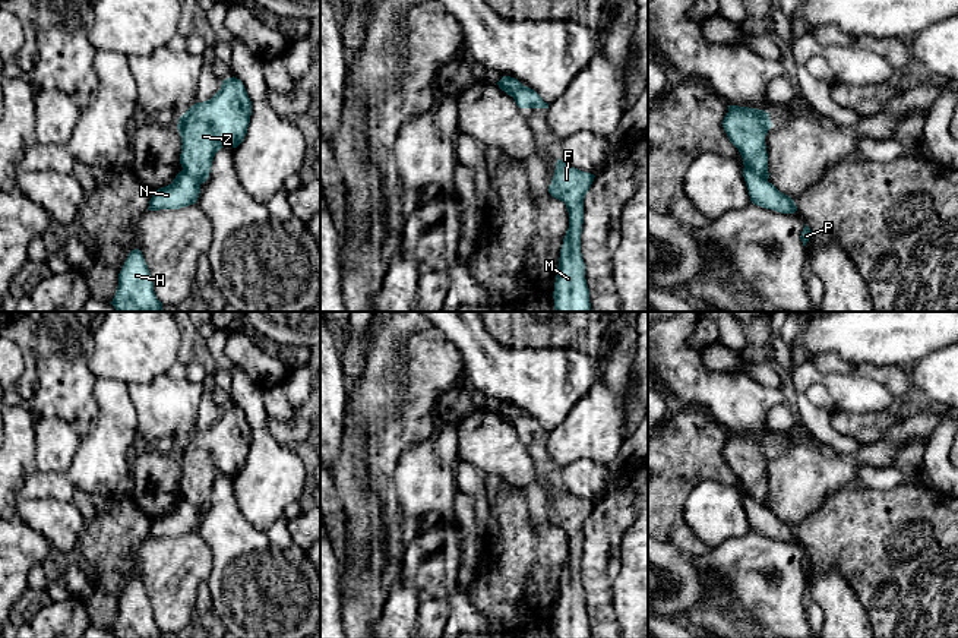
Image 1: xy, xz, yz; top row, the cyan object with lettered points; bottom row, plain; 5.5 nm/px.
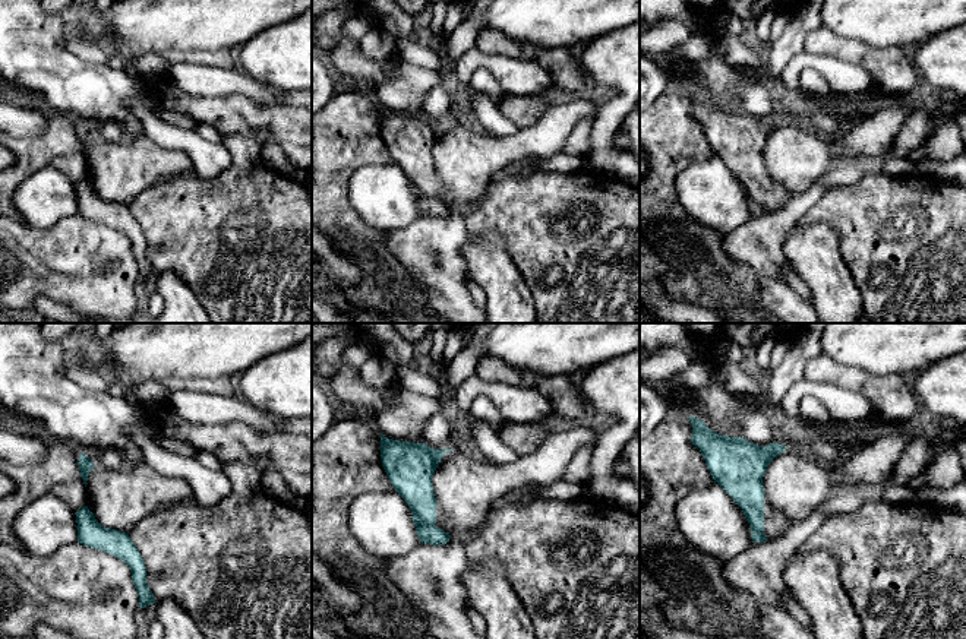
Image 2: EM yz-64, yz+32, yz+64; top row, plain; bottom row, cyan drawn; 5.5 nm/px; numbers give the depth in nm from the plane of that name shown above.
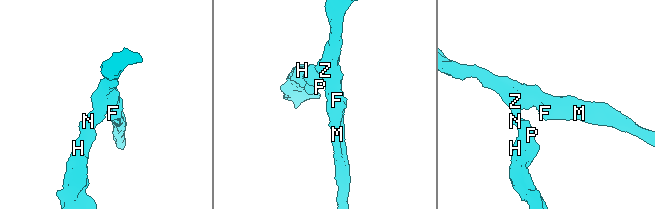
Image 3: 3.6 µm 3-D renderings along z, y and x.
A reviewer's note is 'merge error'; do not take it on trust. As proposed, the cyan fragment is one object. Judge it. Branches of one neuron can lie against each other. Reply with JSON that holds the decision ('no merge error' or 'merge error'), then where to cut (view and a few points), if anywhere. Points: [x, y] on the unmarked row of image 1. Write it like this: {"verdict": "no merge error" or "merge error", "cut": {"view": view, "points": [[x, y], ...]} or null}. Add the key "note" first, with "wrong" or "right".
{"note": "right", "verdict": "merge error", "cut": {"view": "yz", "points": [[745, 493], [767, 508]]}}

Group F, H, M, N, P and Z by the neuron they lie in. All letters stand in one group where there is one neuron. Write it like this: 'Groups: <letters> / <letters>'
Groups: F M Z / H N P

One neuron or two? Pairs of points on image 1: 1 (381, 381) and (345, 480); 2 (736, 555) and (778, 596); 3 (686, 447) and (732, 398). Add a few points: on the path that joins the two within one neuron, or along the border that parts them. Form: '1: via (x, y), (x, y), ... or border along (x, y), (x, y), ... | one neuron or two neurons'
1: via (372, 406), (353, 435), (348, 455) | one neuron
2: via (746, 565), (768, 587) | one neuron
3: border along (680, 404), (694, 404), (704, 408), (729, 432) | two neurons

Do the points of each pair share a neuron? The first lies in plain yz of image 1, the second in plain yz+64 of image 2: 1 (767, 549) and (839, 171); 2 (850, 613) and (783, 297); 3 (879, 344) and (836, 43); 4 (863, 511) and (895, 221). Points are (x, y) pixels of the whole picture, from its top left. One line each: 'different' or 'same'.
1: same
2: different
3: different
4: same

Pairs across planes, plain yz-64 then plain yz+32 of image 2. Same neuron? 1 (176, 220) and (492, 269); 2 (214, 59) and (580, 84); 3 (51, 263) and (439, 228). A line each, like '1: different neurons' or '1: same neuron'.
1: different neurons
2: same neuron
3: same neuron

